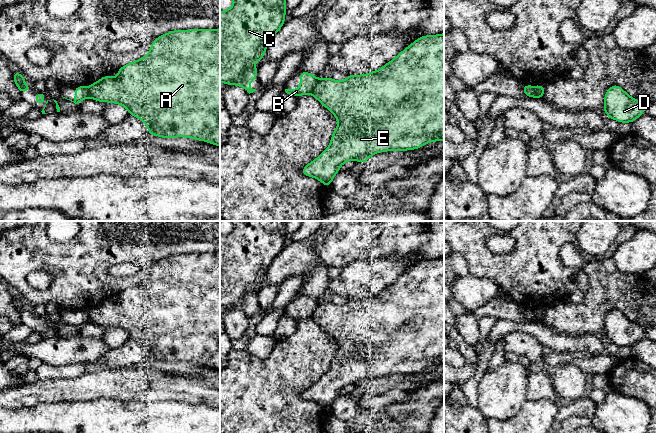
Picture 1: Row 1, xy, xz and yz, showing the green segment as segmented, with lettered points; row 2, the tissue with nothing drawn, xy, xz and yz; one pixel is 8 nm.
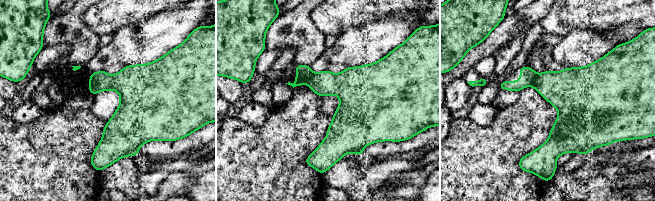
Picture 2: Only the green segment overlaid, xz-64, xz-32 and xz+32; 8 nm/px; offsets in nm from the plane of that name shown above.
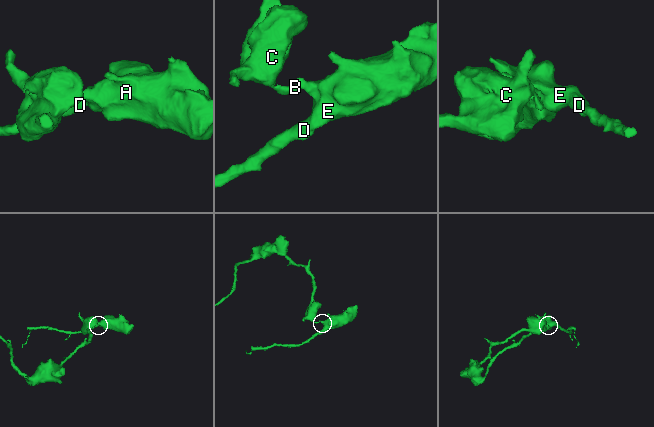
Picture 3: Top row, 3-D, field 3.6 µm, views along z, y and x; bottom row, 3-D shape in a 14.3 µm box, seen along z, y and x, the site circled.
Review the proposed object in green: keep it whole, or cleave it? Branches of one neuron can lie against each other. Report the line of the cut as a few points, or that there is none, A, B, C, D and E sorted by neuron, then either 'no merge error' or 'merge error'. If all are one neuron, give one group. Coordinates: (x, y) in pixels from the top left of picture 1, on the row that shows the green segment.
xz (319, 79), (310, 93) | A D E / B C | merge error

